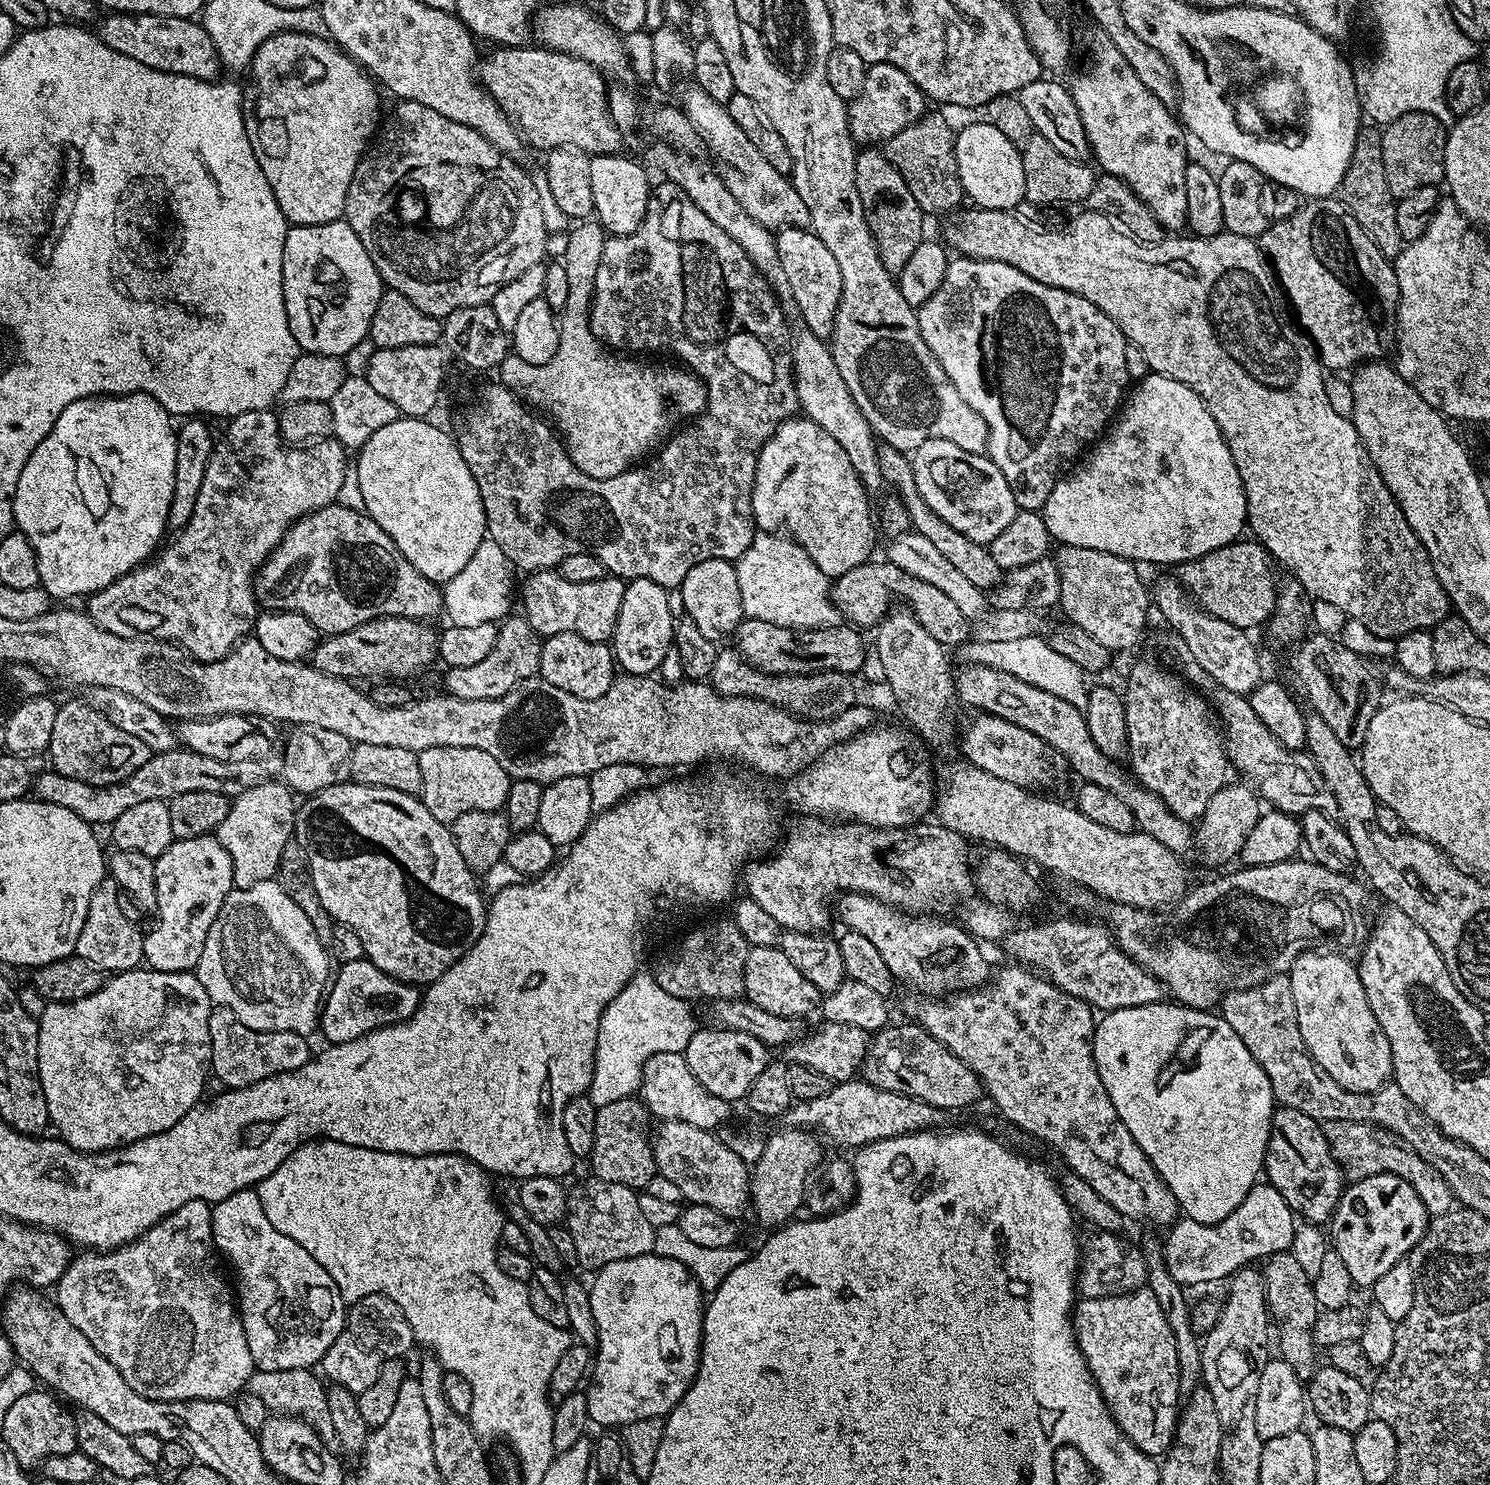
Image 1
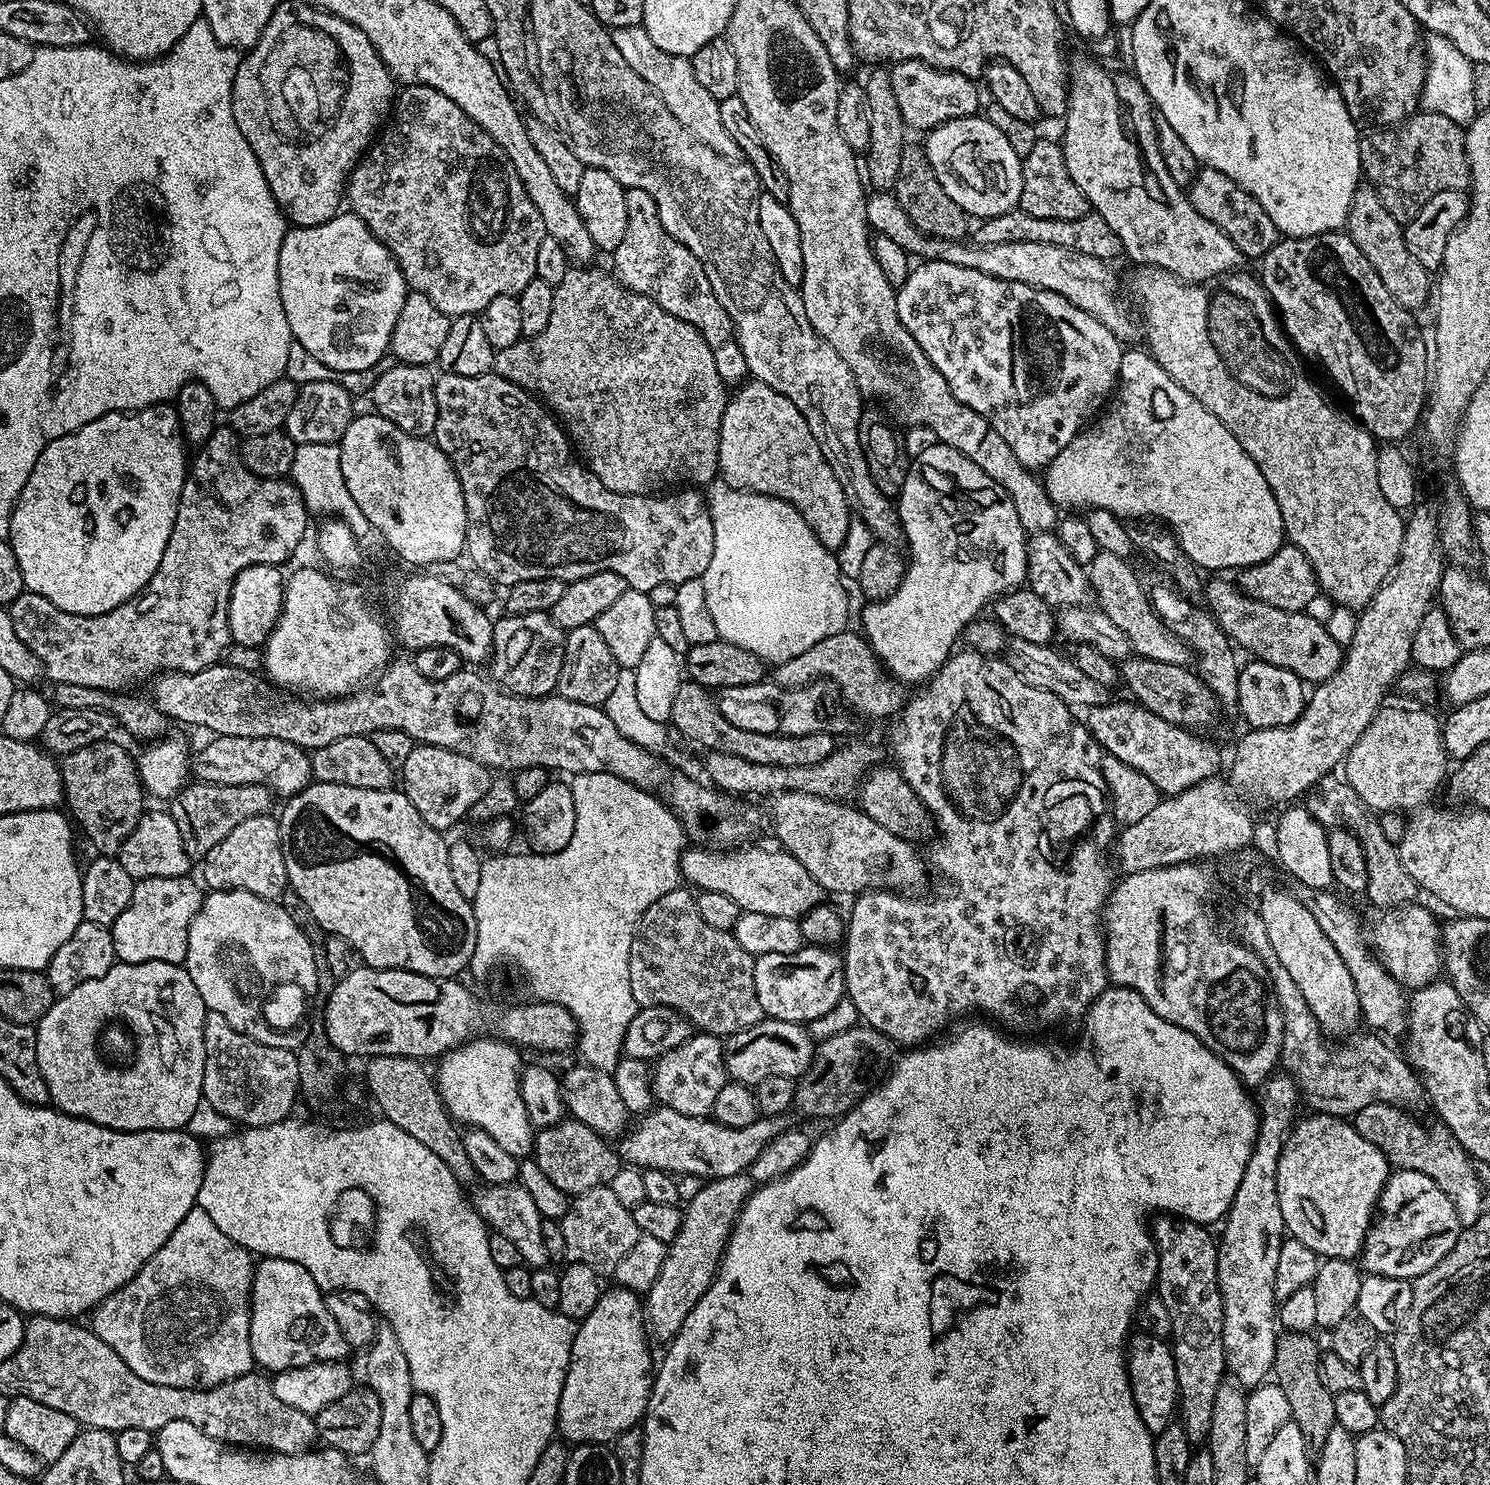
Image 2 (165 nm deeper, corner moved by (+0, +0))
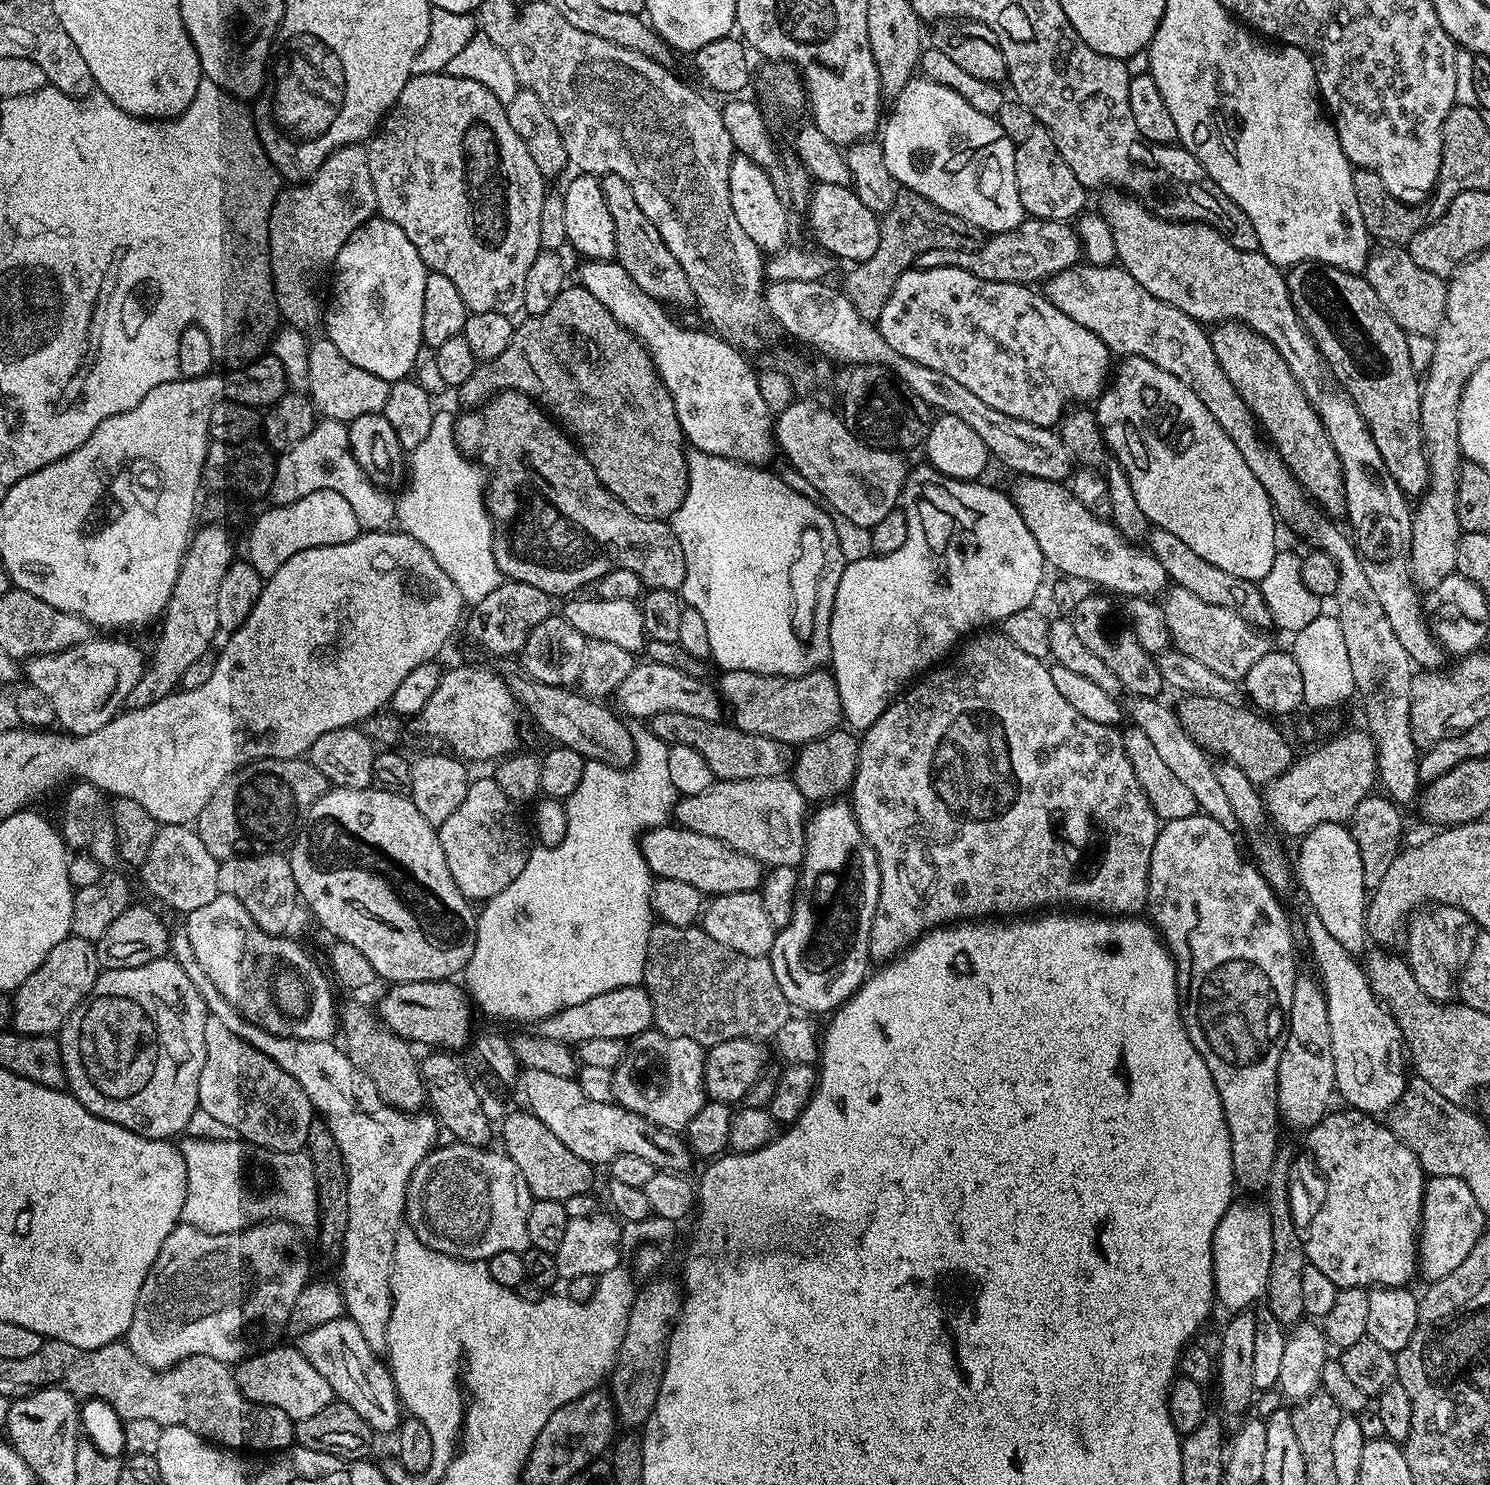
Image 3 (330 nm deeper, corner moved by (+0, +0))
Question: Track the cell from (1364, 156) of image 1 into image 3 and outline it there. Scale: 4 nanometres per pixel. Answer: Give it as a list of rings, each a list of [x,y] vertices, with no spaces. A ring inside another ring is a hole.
[[[1380,246],[1371,253],[1368,265],[1363,270],[1363,275],[1370,282],[1378,300],[1398,322],[1402,331],[1416,336],[1431,337],[1437,333],[1443,316],[1446,314],[1447,288],[1445,277],[1430,274],[1430,270],[1422,270],[1414,258],[1410,258],[1407,247]]]

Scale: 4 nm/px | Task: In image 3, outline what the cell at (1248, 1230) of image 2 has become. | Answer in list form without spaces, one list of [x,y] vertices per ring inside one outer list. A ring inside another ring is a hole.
[[[1256,1198],[1246,1199],[1250,1200],[1233,1199],[1222,1214],[1212,1239],[1212,1286],[1214,1296],[1219,1307],[1221,1304],[1222,1307],[1229,1308],[1229,1313],[1232,1314],[1251,1309],[1257,1302],[1263,1301],[1268,1290],[1268,1279],[1270,1278],[1272,1227],[1270,1226],[1268,1206],[1267,1203],[1261,1201],[1259,1204]]]

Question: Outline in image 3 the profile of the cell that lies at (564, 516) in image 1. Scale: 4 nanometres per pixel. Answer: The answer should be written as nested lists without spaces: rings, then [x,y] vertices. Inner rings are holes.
[[[466,410],[454,420],[456,444],[465,456],[475,458],[486,473],[486,503],[492,519],[494,562],[498,562],[498,570],[509,581],[536,586],[551,598],[568,598],[579,593],[576,591],[583,584],[591,585],[610,570],[621,568],[634,570],[645,589],[661,588],[675,592],[683,587],[686,561],[680,549],[681,541],[672,533],[671,523],[635,516],[622,501],[614,498],[614,494],[606,491],[585,456],[568,460],[568,450],[552,450],[552,444],[548,442],[534,442],[532,448],[526,446],[526,450],[512,450],[508,458],[486,458],[500,456],[504,450],[496,446],[496,450],[486,452],[490,446],[482,446],[486,444],[482,434],[488,434],[482,430],[484,426],[472,426],[470,420],[463,418],[466,418]]]

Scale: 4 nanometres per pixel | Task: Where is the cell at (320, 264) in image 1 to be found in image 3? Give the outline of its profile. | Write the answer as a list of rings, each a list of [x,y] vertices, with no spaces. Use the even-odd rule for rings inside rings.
[[[383,218],[370,219],[358,230],[354,230],[354,234],[350,234],[350,238],[342,246],[342,250],[336,256],[335,272],[336,285],[332,288],[332,308],[336,312],[325,311],[322,316],[322,328],[328,331],[325,332],[326,339],[334,342],[334,346],[338,346],[338,351],[341,352],[342,358],[347,358],[349,362],[354,362],[354,366],[362,366],[362,370],[370,370],[370,374],[378,374],[378,378],[389,382],[405,379],[411,373],[408,371],[415,366],[416,359],[420,356],[420,348],[422,349],[422,302],[426,298],[426,278],[429,273],[429,269],[424,267],[414,242],[410,242],[410,238],[406,238],[404,231],[398,226],[394,226],[394,222]]]

